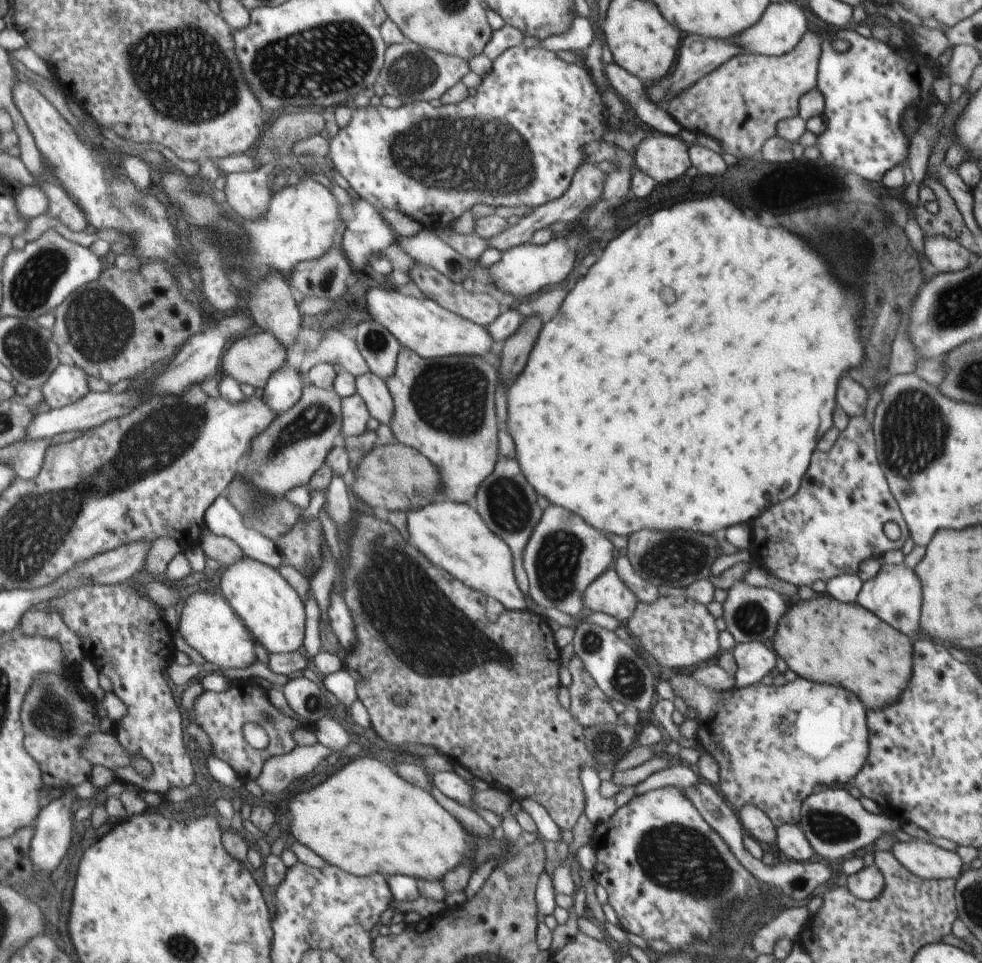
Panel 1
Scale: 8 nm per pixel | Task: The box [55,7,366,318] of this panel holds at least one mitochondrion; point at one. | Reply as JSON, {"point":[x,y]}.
{"point":[187,68]}

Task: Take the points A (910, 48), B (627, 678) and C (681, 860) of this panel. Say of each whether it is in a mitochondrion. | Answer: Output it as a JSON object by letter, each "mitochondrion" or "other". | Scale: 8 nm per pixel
{"A":"other","B":"mitochondrion","C":"mitochondrion"}

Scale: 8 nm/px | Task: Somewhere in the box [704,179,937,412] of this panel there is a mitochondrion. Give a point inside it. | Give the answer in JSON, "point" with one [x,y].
{"point":[872,282]}

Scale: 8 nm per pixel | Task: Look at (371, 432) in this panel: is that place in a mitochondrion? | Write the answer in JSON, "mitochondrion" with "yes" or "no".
{"mitochondrion":"no"}

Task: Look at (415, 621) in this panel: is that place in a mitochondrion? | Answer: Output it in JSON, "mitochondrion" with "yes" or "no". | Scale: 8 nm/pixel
{"mitochondrion":"yes"}

